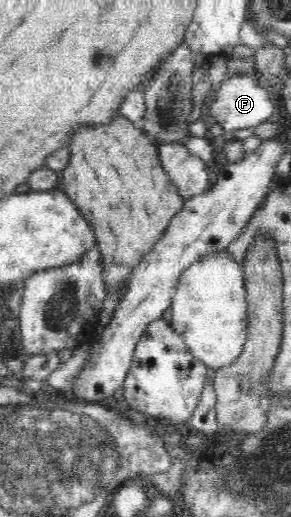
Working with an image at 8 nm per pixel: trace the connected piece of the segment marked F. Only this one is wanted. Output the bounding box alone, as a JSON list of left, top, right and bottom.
[207,75,274,132]

